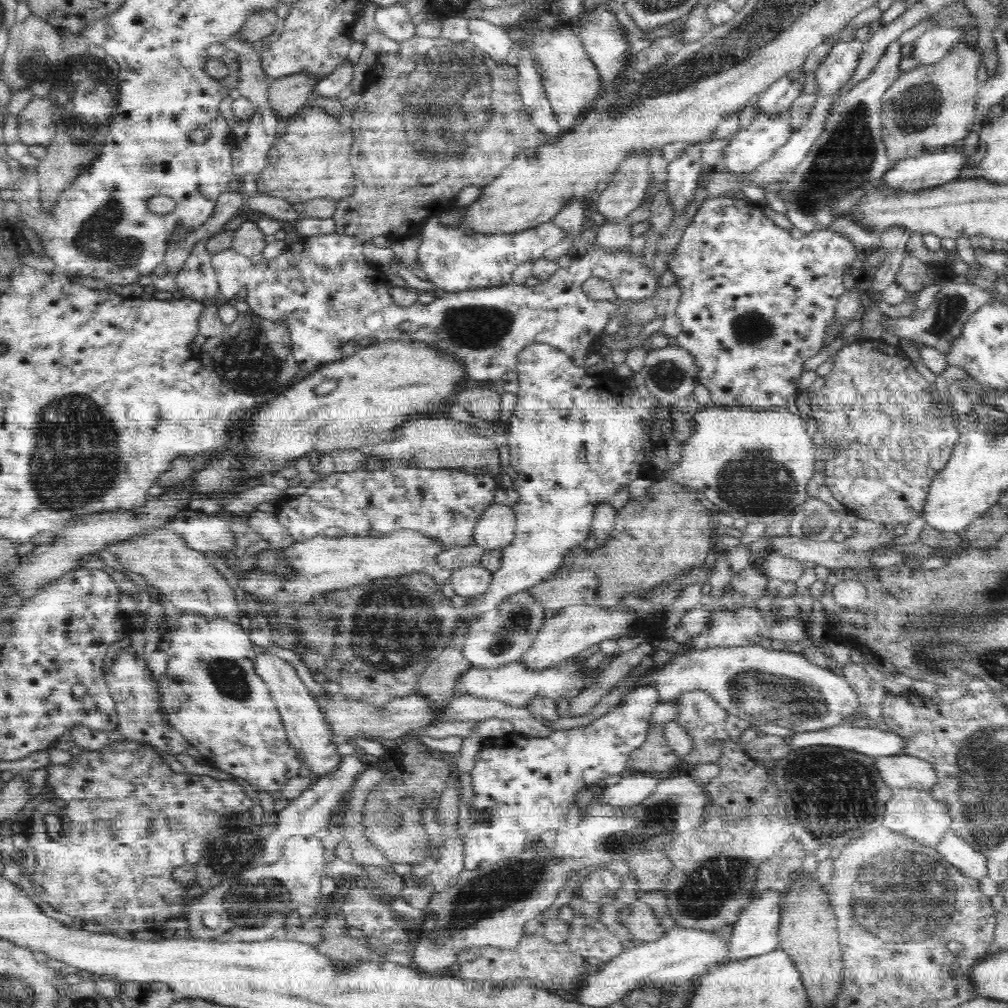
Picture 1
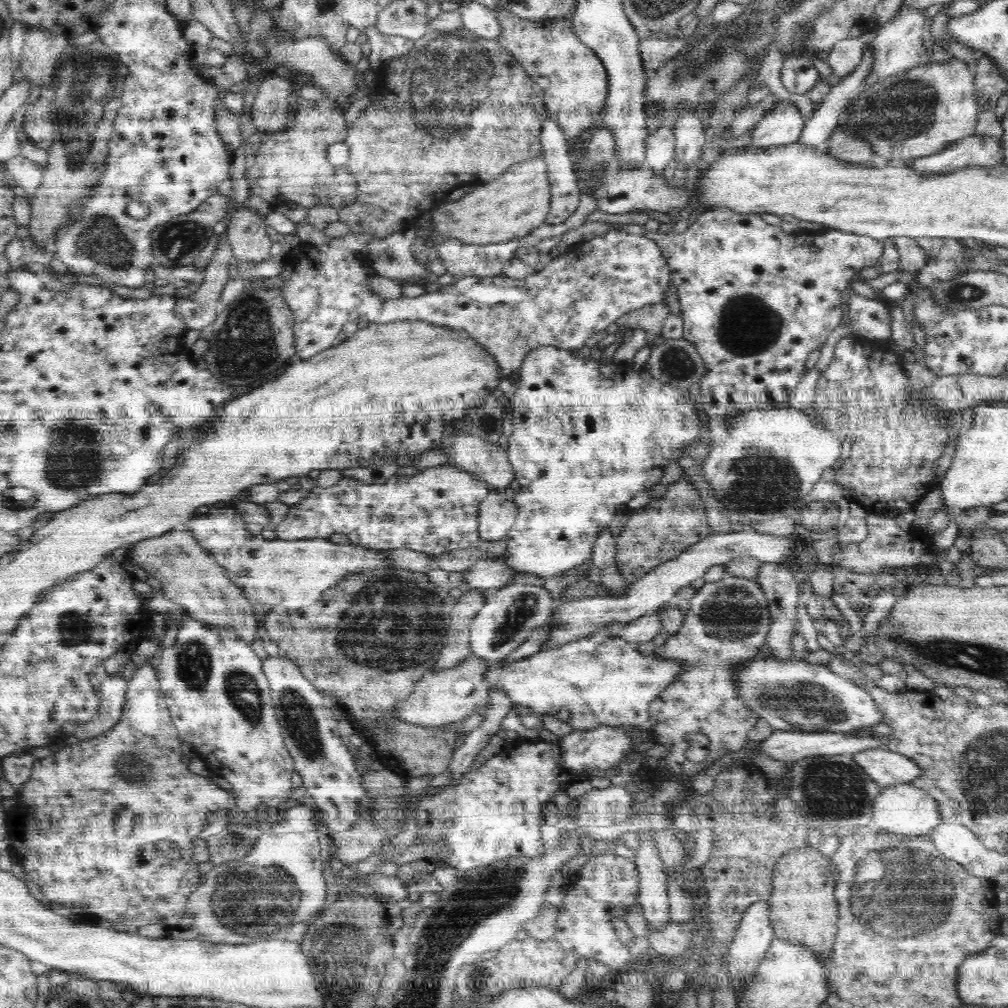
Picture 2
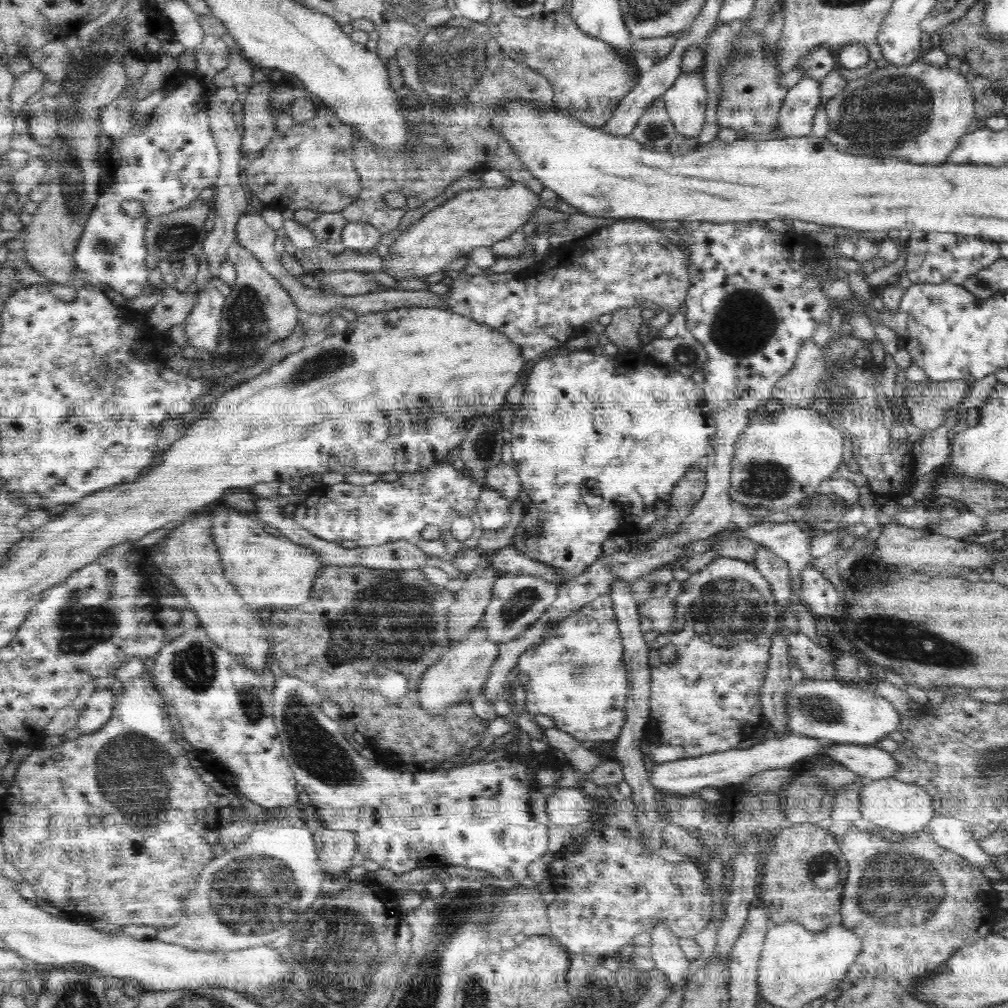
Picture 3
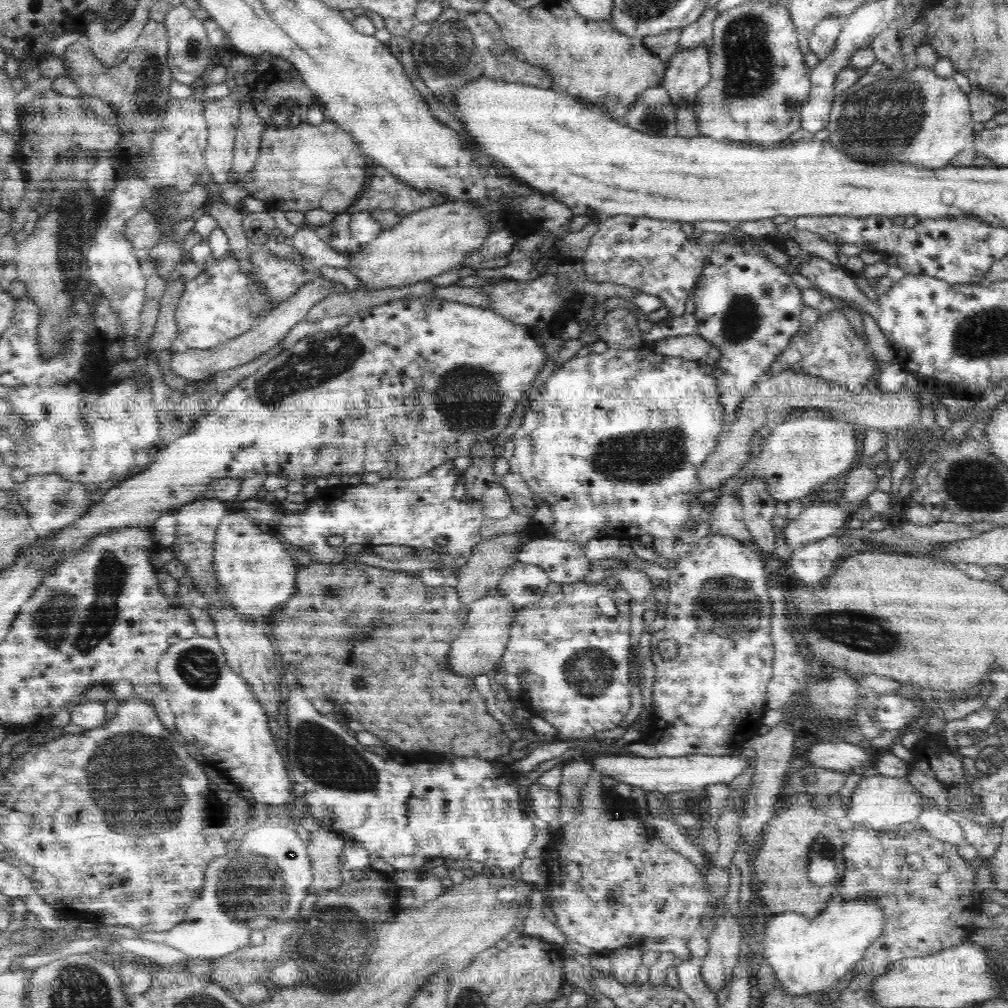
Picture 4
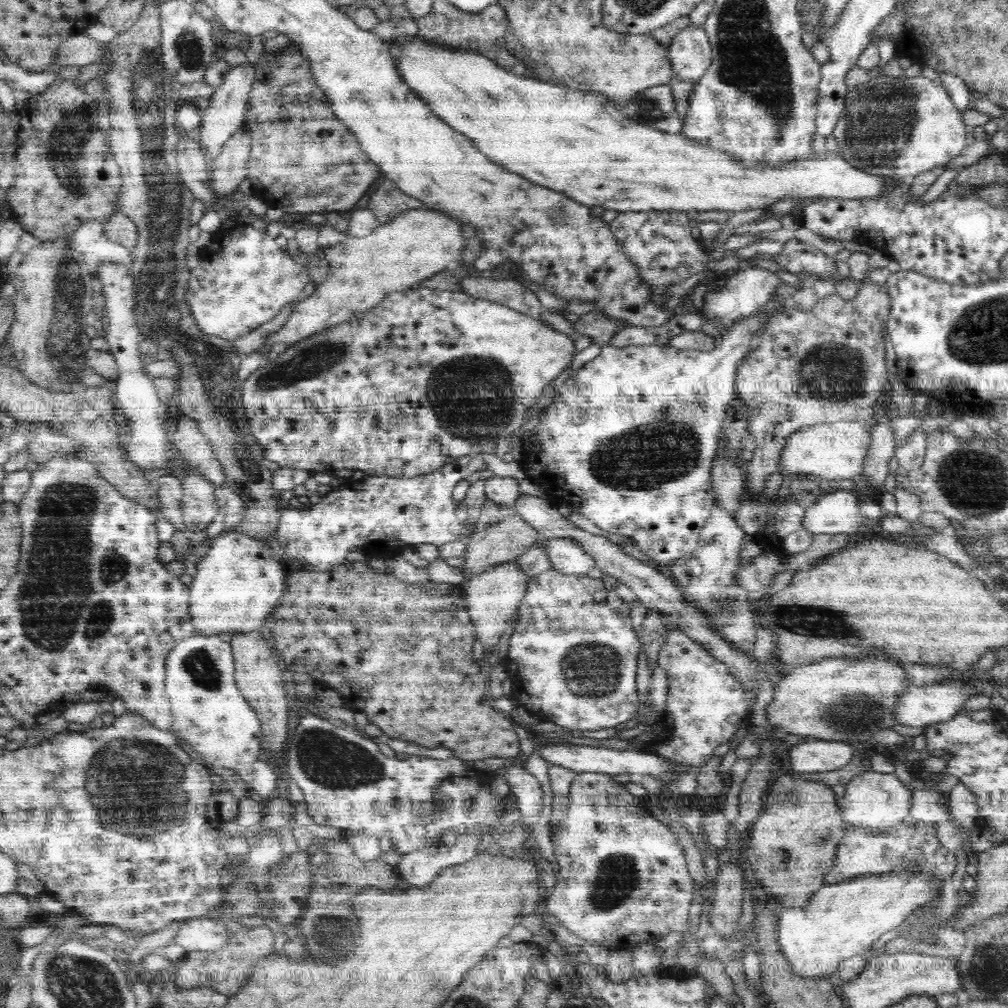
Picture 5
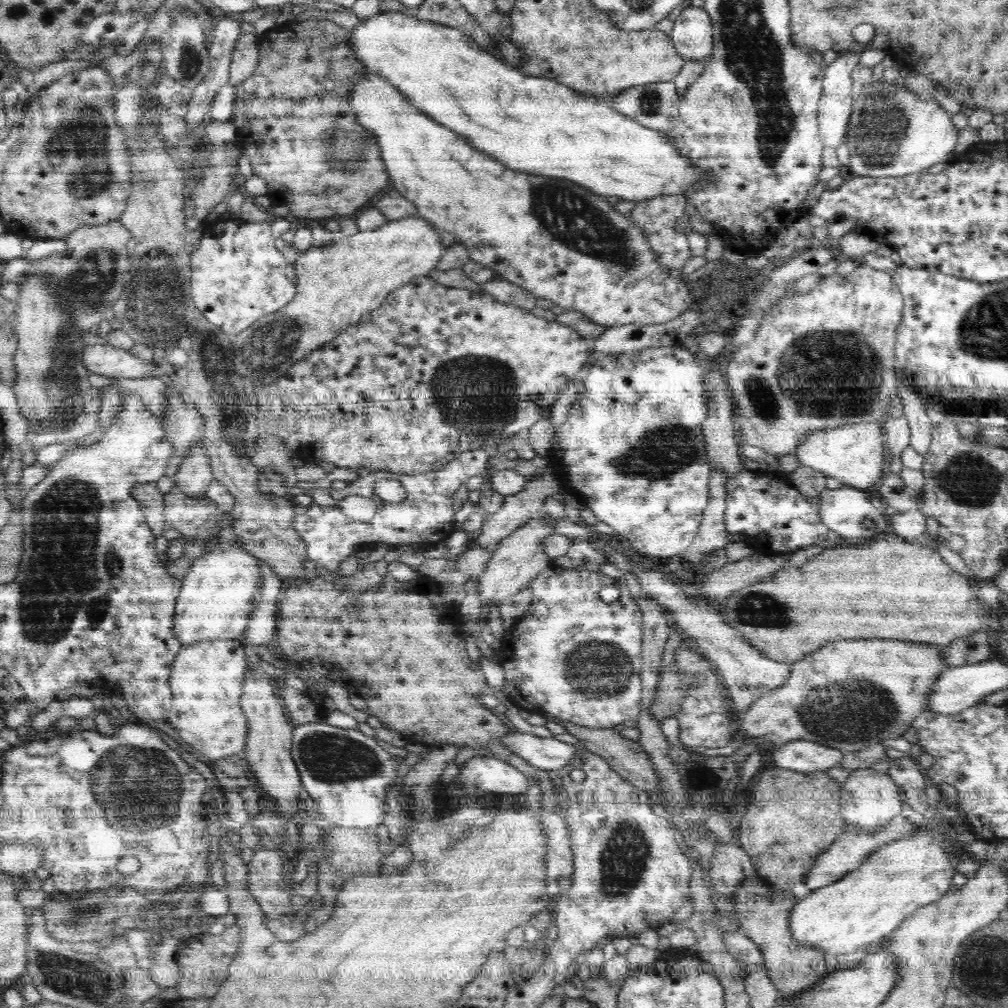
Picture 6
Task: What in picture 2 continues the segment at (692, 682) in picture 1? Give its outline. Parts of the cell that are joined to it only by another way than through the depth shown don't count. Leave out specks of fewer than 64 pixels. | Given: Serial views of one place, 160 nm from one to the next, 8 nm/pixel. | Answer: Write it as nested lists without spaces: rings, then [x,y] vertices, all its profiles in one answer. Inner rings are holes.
[[[605,629],[566,642],[555,650],[540,650],[508,666],[492,664],[484,681],[489,689],[502,690],[513,704],[528,706],[539,717],[564,709],[571,713],[568,722],[574,730],[594,730],[598,726],[648,725],[650,704],[682,674],[683,667],[674,660],[646,656],[633,644],[613,638]],[[772,656],[760,657],[740,666],[734,674],[734,681],[738,687],[738,699],[775,731],[858,735],[862,730],[884,723],[880,709],[866,690],[824,665],[794,658],[785,662]]]

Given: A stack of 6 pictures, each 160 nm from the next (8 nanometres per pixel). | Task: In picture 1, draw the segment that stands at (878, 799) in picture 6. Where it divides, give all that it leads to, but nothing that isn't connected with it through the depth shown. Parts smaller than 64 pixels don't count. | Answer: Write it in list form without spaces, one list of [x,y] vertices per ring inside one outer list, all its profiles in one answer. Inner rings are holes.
[[[915,789],[894,790],[890,801],[884,806],[882,826],[902,834],[902,836],[915,839],[920,845],[937,848],[940,838],[950,829],[951,818],[948,807],[933,798],[928,791]]]

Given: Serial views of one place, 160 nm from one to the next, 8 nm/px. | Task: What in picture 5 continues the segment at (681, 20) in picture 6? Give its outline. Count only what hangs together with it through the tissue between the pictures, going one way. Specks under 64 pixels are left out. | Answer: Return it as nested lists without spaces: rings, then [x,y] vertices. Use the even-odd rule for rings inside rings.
[[[686,26],[678,32],[668,48],[673,78],[697,83],[712,64],[709,38],[702,26]]]

